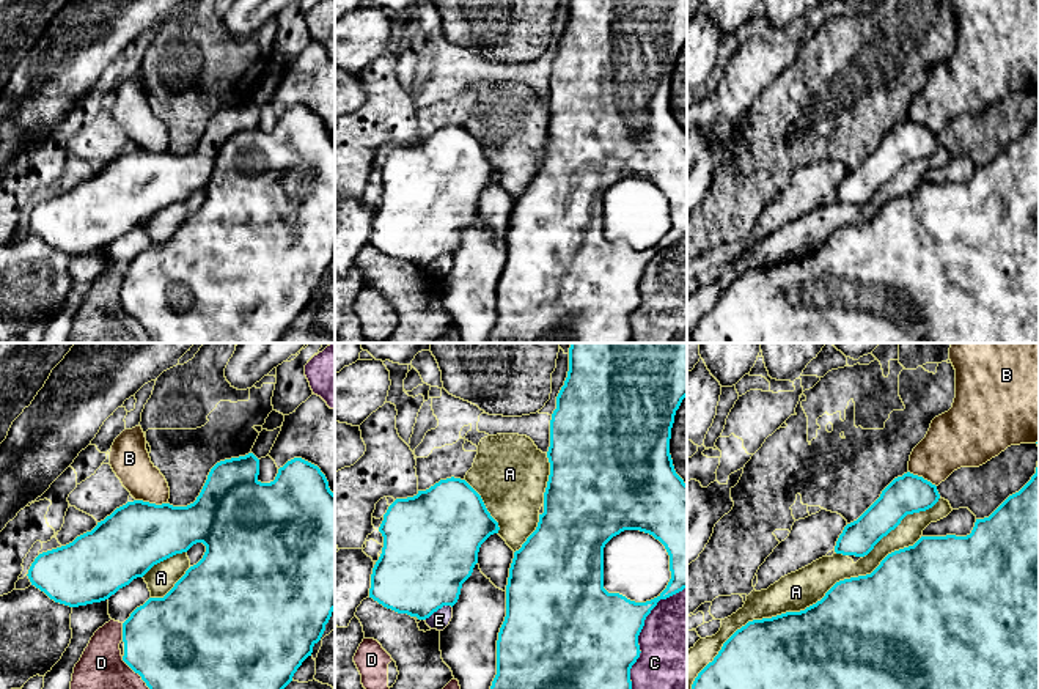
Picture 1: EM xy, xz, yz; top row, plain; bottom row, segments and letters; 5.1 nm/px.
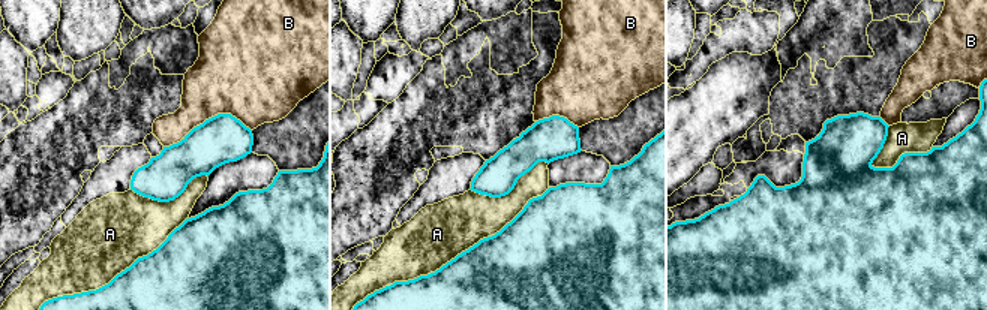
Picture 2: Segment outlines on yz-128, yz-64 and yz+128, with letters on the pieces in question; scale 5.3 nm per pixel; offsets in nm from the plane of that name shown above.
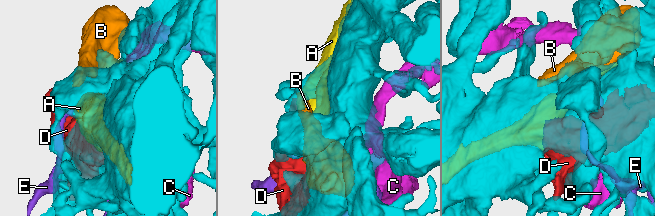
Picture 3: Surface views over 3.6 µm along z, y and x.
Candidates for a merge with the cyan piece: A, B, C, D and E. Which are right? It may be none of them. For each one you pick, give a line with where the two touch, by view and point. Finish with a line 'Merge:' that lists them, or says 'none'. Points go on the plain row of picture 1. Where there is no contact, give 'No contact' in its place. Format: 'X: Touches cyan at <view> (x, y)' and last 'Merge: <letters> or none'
Merge: none

